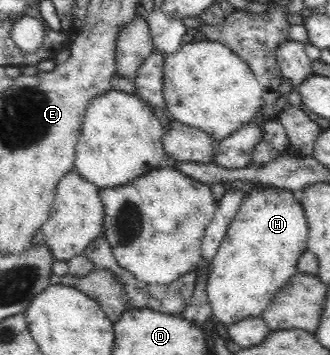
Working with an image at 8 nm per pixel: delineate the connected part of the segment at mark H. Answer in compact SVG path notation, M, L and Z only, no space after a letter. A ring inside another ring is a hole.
M254 188L242 200L208 269L205 294L211 307L212 319L229 326L246 317L258 317L274 299L274 293L284 285L284 281L297 272L297 261L306 249L307 218L298 195L286 189Z

